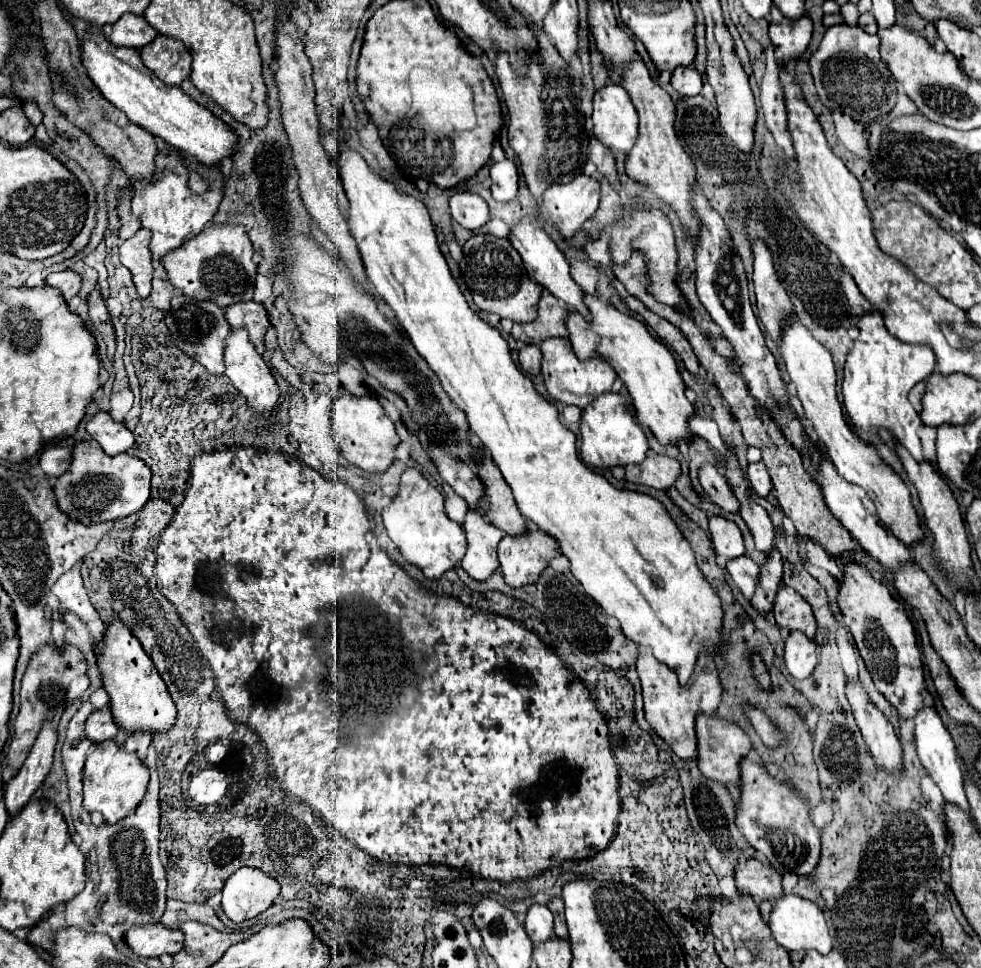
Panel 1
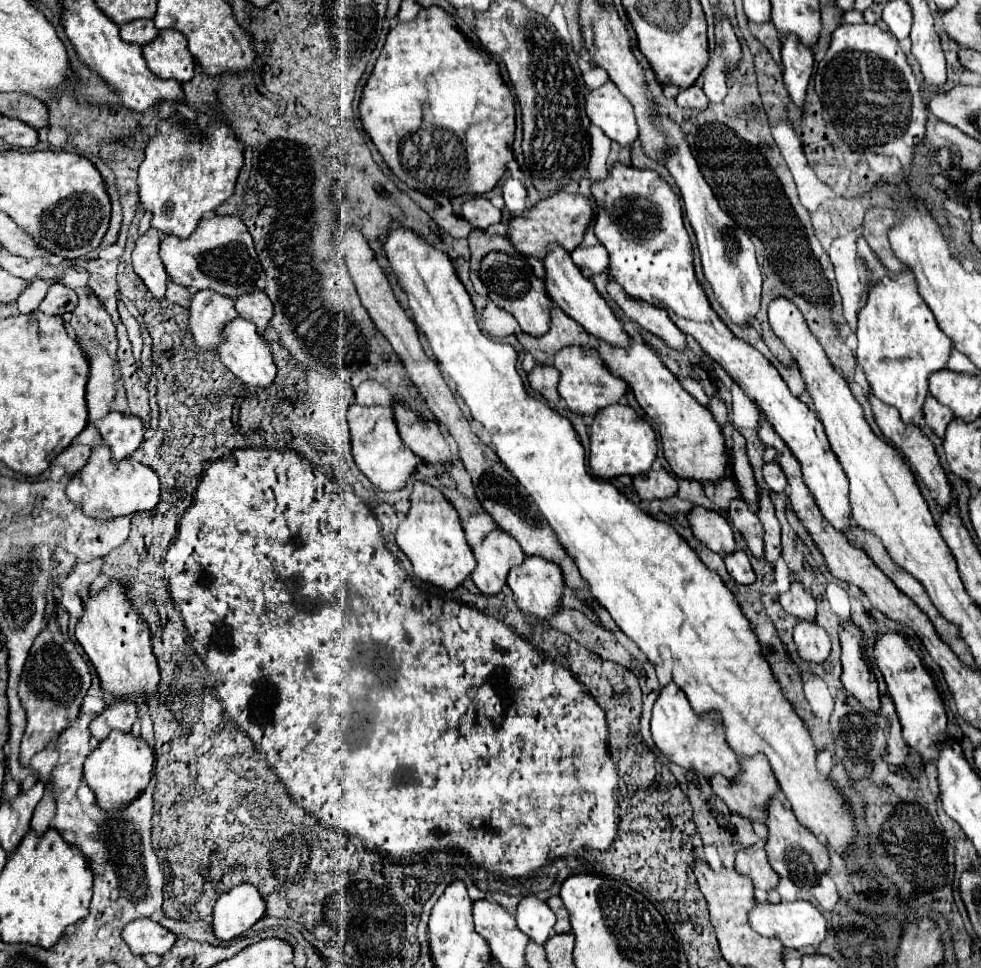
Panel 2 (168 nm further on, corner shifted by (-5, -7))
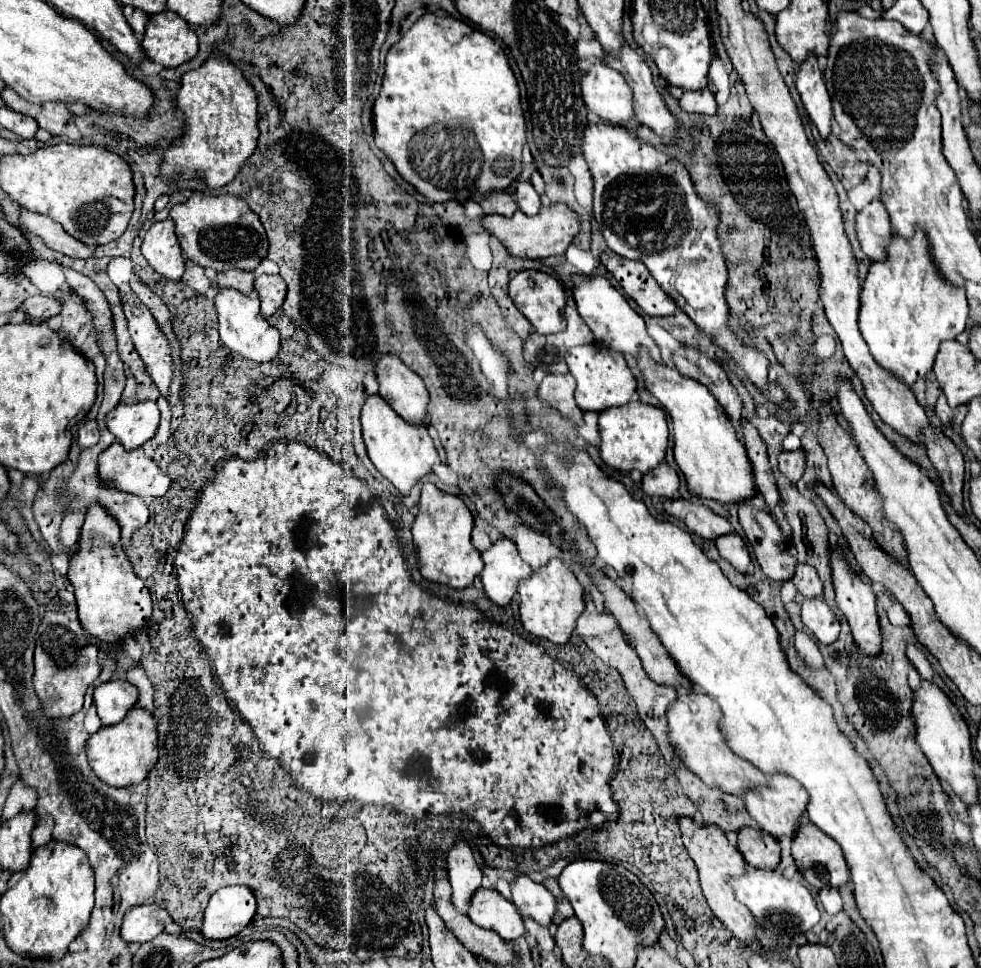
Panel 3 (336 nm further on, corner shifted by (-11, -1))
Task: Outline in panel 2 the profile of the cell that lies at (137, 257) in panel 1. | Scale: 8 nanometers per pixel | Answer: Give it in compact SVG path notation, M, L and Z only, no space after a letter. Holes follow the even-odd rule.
M153 227L137 239L131 263L135 273L143 279L147 289L161 299L167 289L167 271L163 267L163 261L159 259L159 243L161 235Z

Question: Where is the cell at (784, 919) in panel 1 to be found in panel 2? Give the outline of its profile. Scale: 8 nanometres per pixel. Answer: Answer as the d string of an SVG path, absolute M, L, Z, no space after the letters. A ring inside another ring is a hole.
M757 901L753 909L749 911L749 923L751 927L765 935L765 937L775 937L783 943L787 949L801 949L801 947L817 947L825 935L827 935L827 923L825 917L809 903L809 901L781 901L781 903L767 903L767 901Z

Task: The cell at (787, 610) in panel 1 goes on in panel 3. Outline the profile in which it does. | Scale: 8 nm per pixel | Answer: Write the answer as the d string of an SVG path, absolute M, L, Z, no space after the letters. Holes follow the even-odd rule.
M797 565L795 569L795 575L791 579L797 587L797 591L807 597L807 599L817 599L817 597L823 597L823 585L815 573L815 569L811 565Z

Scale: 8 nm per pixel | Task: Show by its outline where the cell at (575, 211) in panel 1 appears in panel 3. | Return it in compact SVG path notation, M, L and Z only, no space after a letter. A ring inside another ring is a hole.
M553 203L549 207L541 207L541 211L533 217L525 215L523 211L515 211L513 217L509 219L501 215L485 215L483 227L495 237L499 237L511 255L523 259L543 259L543 257L563 255L567 251L567 247L581 231L581 217L569 205Z

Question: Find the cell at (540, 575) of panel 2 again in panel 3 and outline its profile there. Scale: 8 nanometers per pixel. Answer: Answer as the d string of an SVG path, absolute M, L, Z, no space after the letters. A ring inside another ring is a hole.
M559 557L549 559L545 567L533 571L529 579L523 579L519 583L519 597L521 597L519 609L521 609L523 627L529 633L537 637L545 637L557 645L563 645L569 641L569 635L575 629L575 621L585 609L583 587L573 575L573 571L567 569L567 565Z

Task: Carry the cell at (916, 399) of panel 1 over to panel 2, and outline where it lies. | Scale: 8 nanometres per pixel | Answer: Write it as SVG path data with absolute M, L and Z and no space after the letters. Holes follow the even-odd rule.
M927 397L927 399L925 399L923 415L925 415L927 425L929 425L929 427L933 429L933 433L939 435L939 437L945 435L945 429L947 429L947 425L949 425L949 421L953 419L951 409L945 407L945 405L941 405L941 403L939 403L937 399L933 399L933 397Z

